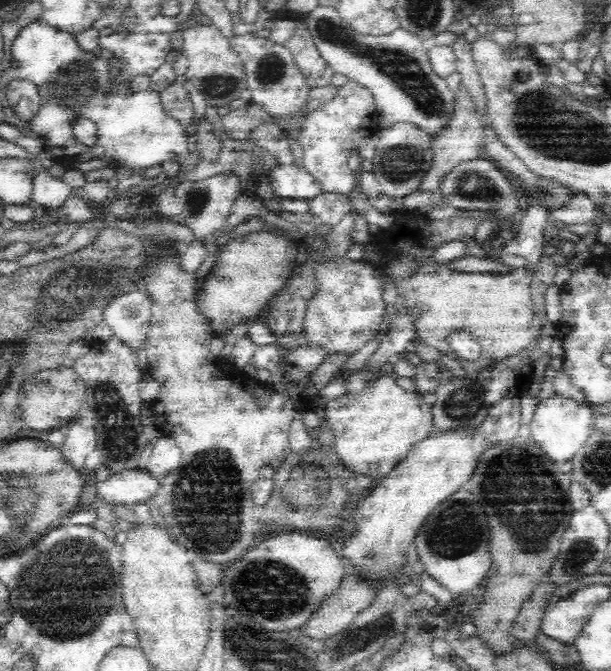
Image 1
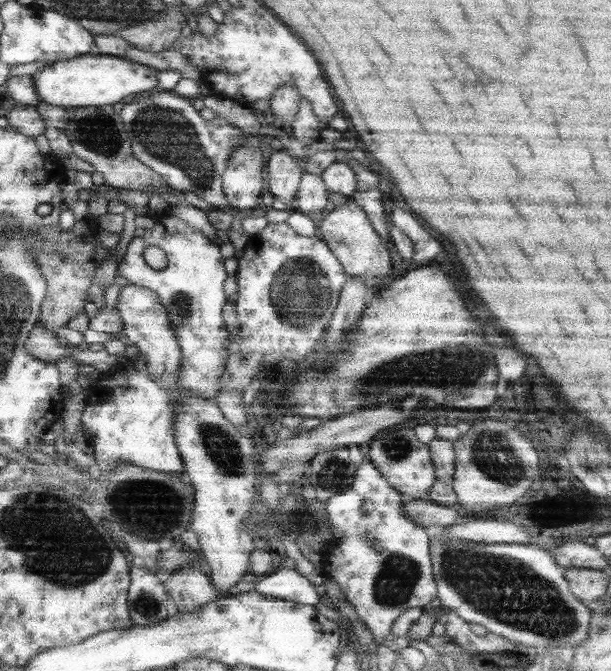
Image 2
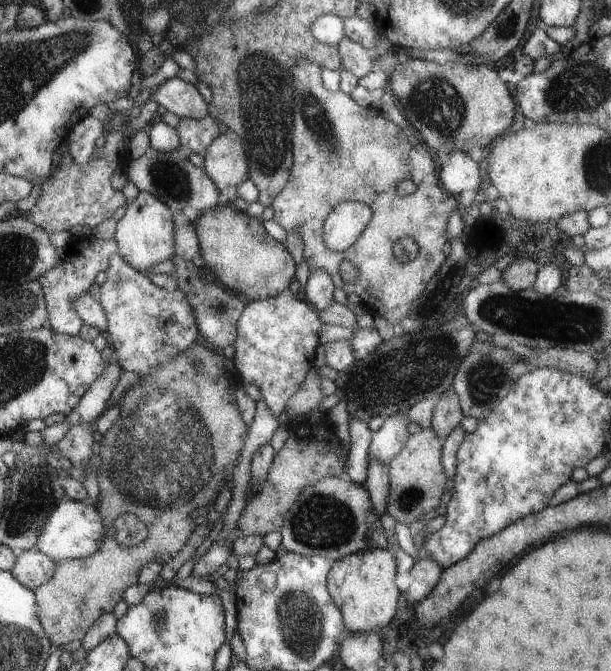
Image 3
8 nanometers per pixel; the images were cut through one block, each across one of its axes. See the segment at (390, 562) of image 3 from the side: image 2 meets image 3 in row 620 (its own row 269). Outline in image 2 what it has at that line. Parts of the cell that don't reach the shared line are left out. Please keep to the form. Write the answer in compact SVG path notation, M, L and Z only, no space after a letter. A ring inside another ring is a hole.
M349 200L346 204L334 207L331 212L325 212L315 230L316 235L324 239L324 243L330 248L331 254L335 256L347 277L365 283L374 291L385 286L381 282L388 279L387 274L390 274L392 268L389 252L369 224L366 214L360 206Z

